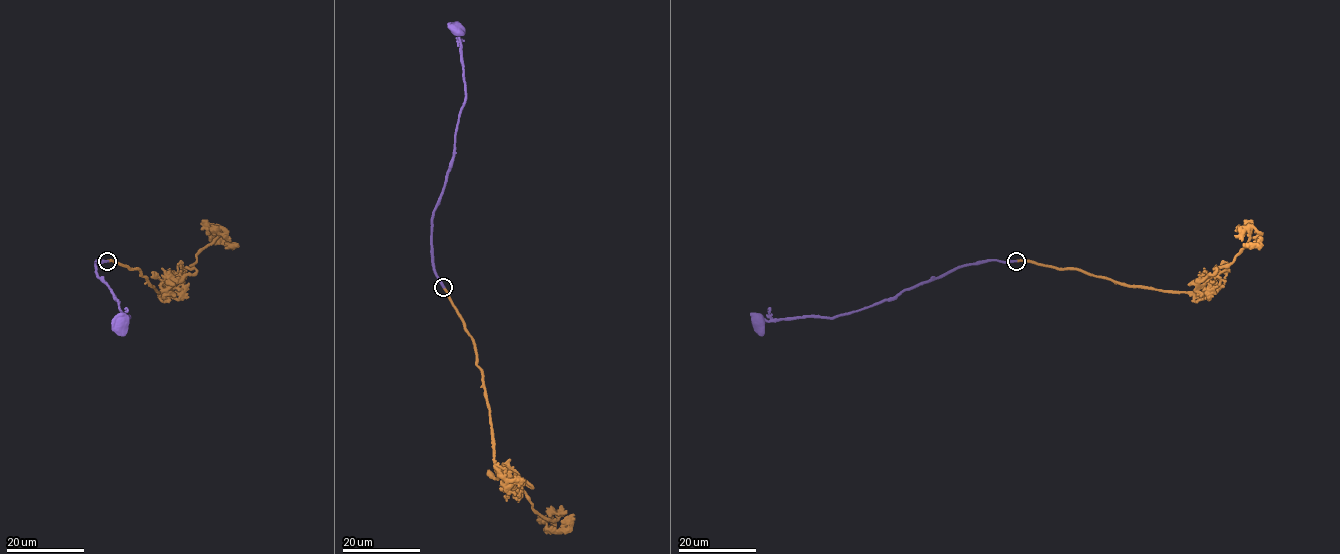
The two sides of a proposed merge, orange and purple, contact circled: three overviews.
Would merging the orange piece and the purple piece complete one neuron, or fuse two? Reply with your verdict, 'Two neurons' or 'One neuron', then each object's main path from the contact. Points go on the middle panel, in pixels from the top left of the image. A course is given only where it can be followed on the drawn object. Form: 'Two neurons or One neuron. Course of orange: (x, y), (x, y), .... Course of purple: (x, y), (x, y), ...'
One neuron. Course of orange: (443, 287), (473, 344), (494, 462), (533, 486), (522, 490), (535, 511), (555, 520), (550, 530), (573, 514). Course of purple: (443, 286), (433, 262), (432, 229), (434, 210), (452, 163), (455, 132), (466, 96), (458, 29)

